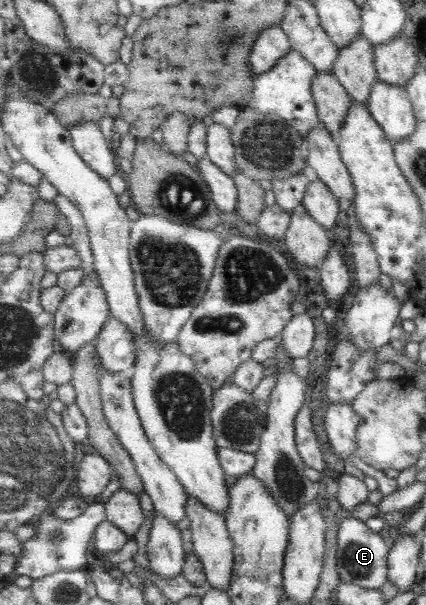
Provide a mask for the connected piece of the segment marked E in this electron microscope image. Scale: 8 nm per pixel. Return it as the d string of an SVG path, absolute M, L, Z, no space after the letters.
M348 516L341 520L338 530L338 549L336 550L336 561L340 578L345 582L353 582L362 588L381 588L390 578L389 576L389 554L391 549L387 546L385 538L373 532L365 521Z

